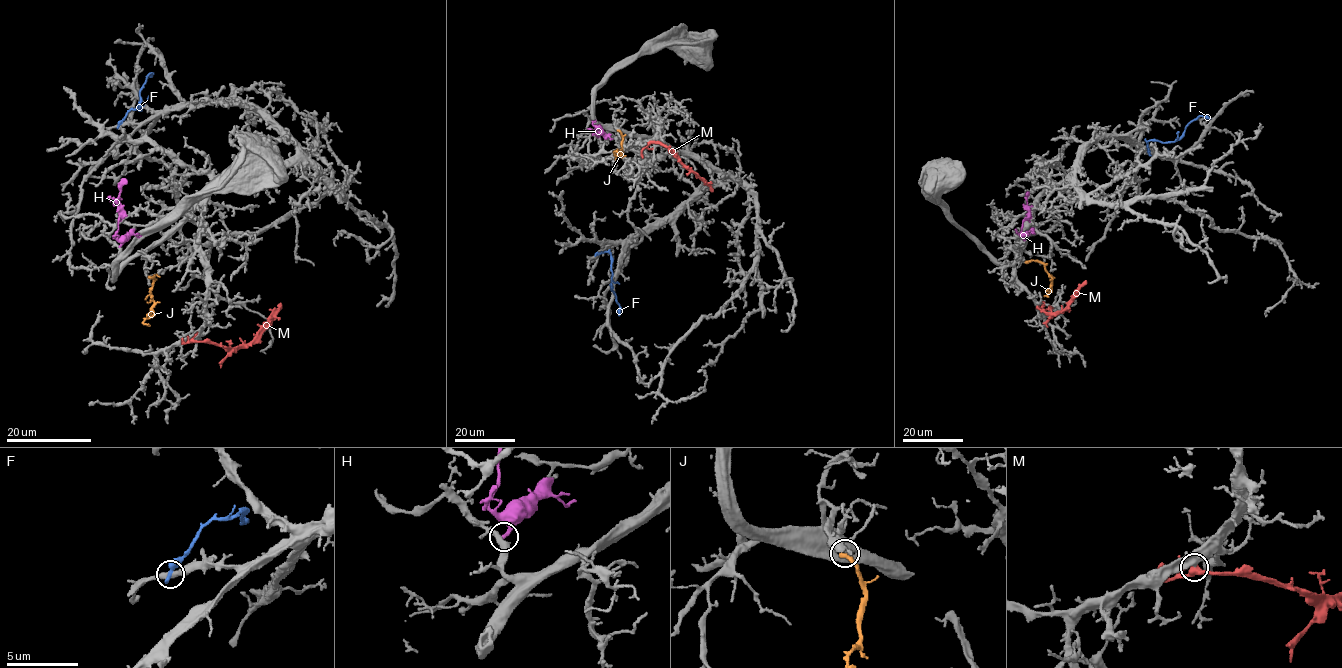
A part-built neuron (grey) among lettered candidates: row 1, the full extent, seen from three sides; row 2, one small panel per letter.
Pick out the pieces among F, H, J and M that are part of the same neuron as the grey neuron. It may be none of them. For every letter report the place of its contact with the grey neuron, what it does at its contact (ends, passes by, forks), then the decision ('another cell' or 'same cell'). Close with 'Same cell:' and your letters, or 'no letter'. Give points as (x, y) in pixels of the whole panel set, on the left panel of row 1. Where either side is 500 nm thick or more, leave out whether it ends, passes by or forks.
F: meets grey at (118, 126); it ends there; another cell
H: meets grey at (119, 246); it ends there; another cell
J: meets grey at (149, 277); it ends there; same cell
M: meets grey at (192, 339); same cell
Same cell: J, M

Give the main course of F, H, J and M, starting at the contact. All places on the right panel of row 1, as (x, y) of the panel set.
F: (1149, 153), (1149, 140), (1174, 142), (1191, 121), (1200, 116), (1210, 118)
H: (1024, 240), (1020, 231), (1027, 217), (1027, 191)
J: (1025, 262), (1037, 260), (1044, 265), (1052, 279), (1051, 290), (1046, 295), (1048, 296)
M: (1038, 306), (1047, 312), (1061, 312), (1086, 281)

